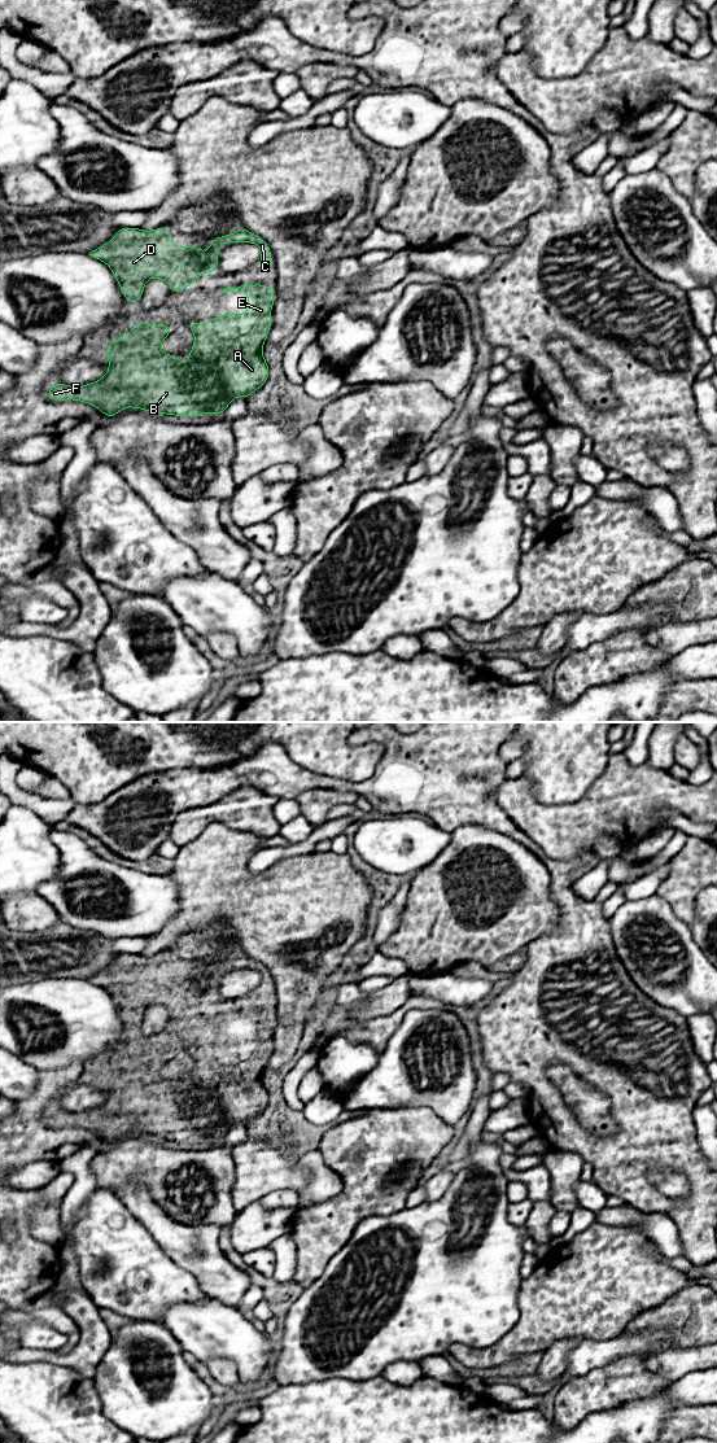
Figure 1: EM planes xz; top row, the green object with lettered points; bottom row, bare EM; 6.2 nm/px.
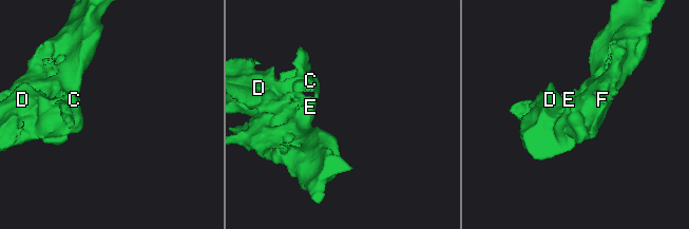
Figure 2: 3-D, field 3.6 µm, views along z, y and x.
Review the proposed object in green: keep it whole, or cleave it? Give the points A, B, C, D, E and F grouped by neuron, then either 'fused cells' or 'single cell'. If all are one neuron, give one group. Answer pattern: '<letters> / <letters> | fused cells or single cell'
A B C D E F | single cell

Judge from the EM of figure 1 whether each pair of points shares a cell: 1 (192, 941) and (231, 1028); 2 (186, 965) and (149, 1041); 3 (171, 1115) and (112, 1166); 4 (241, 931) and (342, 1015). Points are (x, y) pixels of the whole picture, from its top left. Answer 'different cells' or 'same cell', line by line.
1: same cell
2: same cell
3: different cells
4: different cells

